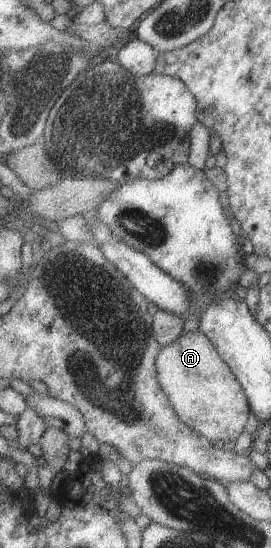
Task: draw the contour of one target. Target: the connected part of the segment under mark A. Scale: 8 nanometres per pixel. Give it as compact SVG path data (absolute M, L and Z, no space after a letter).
M201 329L182 335L178 341L170 343L170 345L164 345L158 359L156 359L156 365L159 367L160 385L171 398L172 405L175 406L180 419L187 423L188 427L211 441L222 442L236 441L246 431L244 429L246 429L248 417L253 411L244 386L217 349L215 342Z

